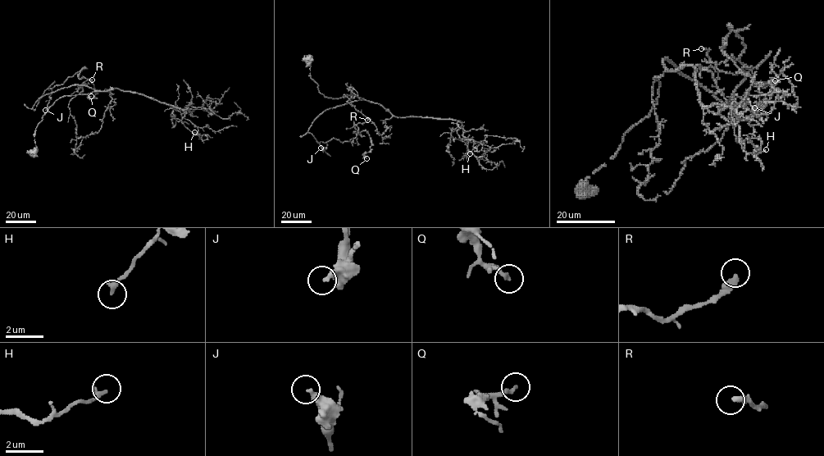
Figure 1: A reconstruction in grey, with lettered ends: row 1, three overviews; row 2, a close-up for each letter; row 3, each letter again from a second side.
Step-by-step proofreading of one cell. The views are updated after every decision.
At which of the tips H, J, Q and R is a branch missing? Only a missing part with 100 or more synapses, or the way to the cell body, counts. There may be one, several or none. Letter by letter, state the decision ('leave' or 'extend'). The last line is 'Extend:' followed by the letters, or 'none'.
H: leave
J: leave
Q: leave
R: leave
Extend: none

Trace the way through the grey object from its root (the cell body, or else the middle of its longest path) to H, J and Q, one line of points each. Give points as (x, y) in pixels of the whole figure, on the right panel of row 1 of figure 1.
H: (584, 190), (656, 102), (655, 77), (685, 65), (695, 69), (700, 102), (739, 126), (742, 148), (766, 149)
J: (584, 190), (656, 102), (654, 79), (666, 70), (664, 59), (726, 107), (744, 65), (759, 96), (754, 107)
Q: (584, 190), (656, 102), (664, 59), (726, 107), (745, 75), (733, 30), (722, 52), (754, 81), (775, 80)

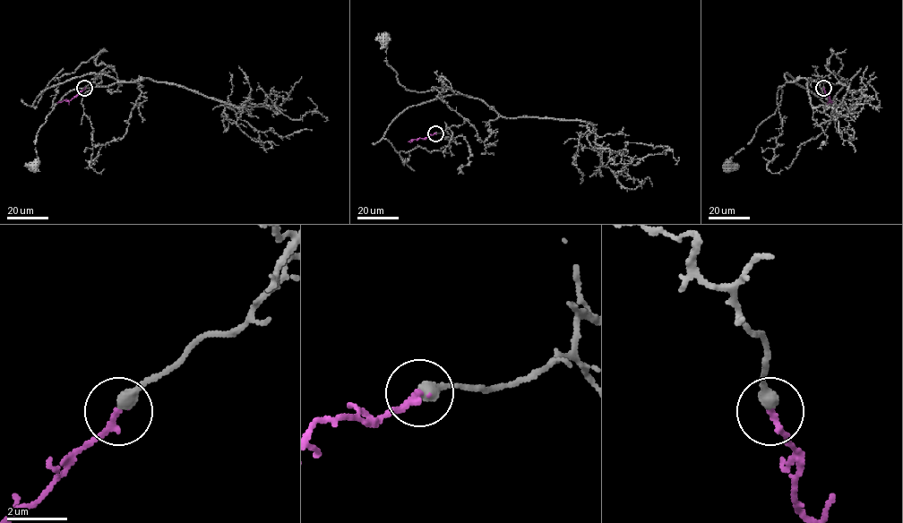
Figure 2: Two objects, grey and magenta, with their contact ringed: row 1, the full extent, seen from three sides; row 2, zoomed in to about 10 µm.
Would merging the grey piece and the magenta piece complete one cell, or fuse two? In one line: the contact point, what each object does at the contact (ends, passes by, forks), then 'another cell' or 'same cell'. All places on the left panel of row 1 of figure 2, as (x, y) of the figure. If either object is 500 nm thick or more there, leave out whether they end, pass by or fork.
at (84, 88); grey ends there; magenta ends there; same cell

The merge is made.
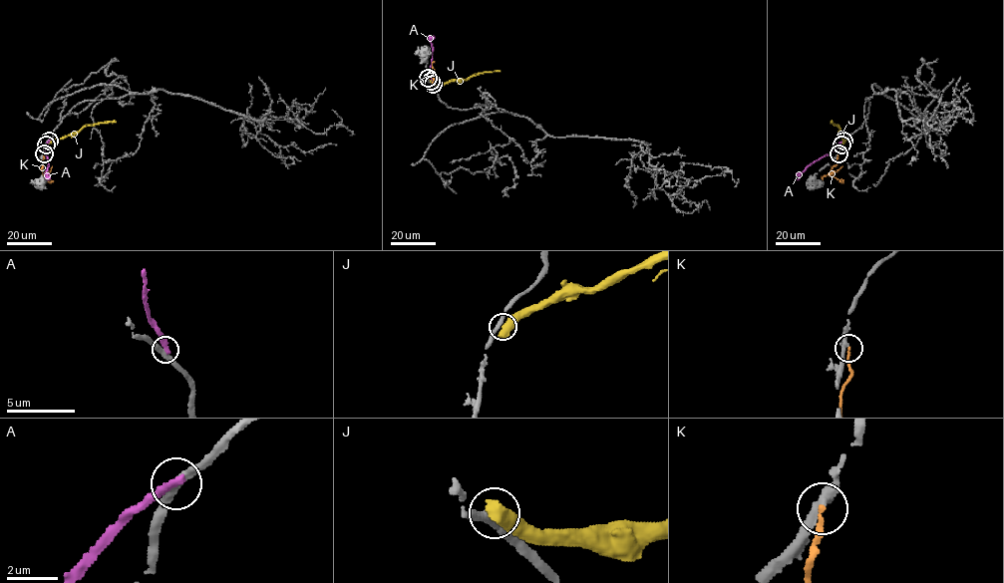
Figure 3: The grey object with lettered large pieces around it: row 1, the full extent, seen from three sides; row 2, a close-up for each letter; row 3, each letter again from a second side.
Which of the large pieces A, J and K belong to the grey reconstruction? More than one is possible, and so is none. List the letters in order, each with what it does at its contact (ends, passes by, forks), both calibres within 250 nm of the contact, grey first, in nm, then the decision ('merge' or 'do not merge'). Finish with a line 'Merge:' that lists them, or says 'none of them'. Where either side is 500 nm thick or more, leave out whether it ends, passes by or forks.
A: it ends there; 320 nm thick on the grey side, 360 nm on the other; do not merge
J: 320 nm thick on the grey side, 750 nm on the other; do not merge
K: it ends there; 320 nm thick on the grey side, 200 nm on the other; do not merge
Merge: none of them

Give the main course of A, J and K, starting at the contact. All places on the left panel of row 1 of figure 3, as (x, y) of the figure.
A: (49, 140), (46, 153), (49, 180)
J: (46, 145), (85, 126), (115, 121)
K: (43, 153), (42, 169), (50, 179)

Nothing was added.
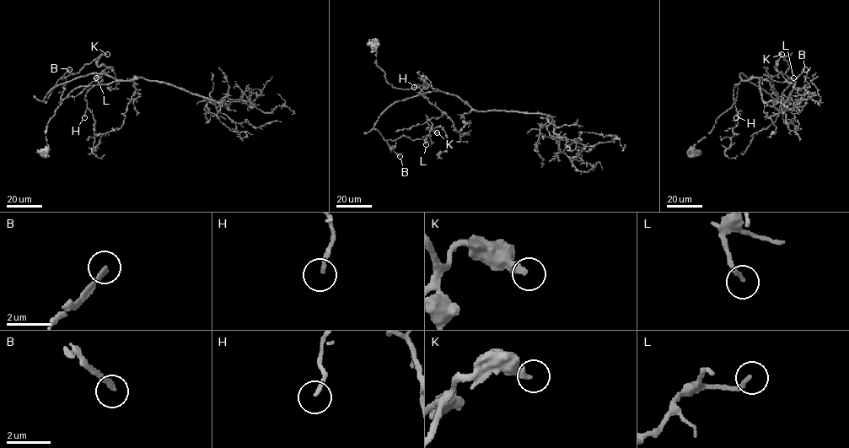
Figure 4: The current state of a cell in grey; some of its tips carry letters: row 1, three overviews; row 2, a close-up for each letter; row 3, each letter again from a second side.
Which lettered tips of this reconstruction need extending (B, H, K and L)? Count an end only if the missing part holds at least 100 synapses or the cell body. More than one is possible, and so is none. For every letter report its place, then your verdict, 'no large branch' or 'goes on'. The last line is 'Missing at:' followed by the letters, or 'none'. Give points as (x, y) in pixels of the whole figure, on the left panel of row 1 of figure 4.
B: (69, 69) | goes on
H: (84, 117) | no large branch
K: (107, 54) | no large branch
L: (96, 78) | no large branch
Missing at: B

